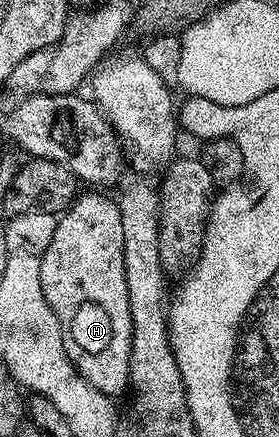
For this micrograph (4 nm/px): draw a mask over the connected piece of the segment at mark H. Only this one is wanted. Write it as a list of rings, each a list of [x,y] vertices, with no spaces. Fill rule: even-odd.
[[[94,192],[98,194],[79,193],[69,210],[65,211],[58,218],[56,232],[52,232],[52,244],[41,254],[42,263],[40,264],[40,284],[44,292],[44,300],[52,308],[52,312],[58,321],[58,327],[62,329],[62,343],[66,349],[66,355],[78,369],[78,373],[92,384],[100,392],[111,396],[117,394],[125,395],[130,385],[130,357],[132,356],[132,308],[128,308],[128,280],[124,280],[124,224],[120,224],[120,208],[113,197],[105,198],[105,193]]]

